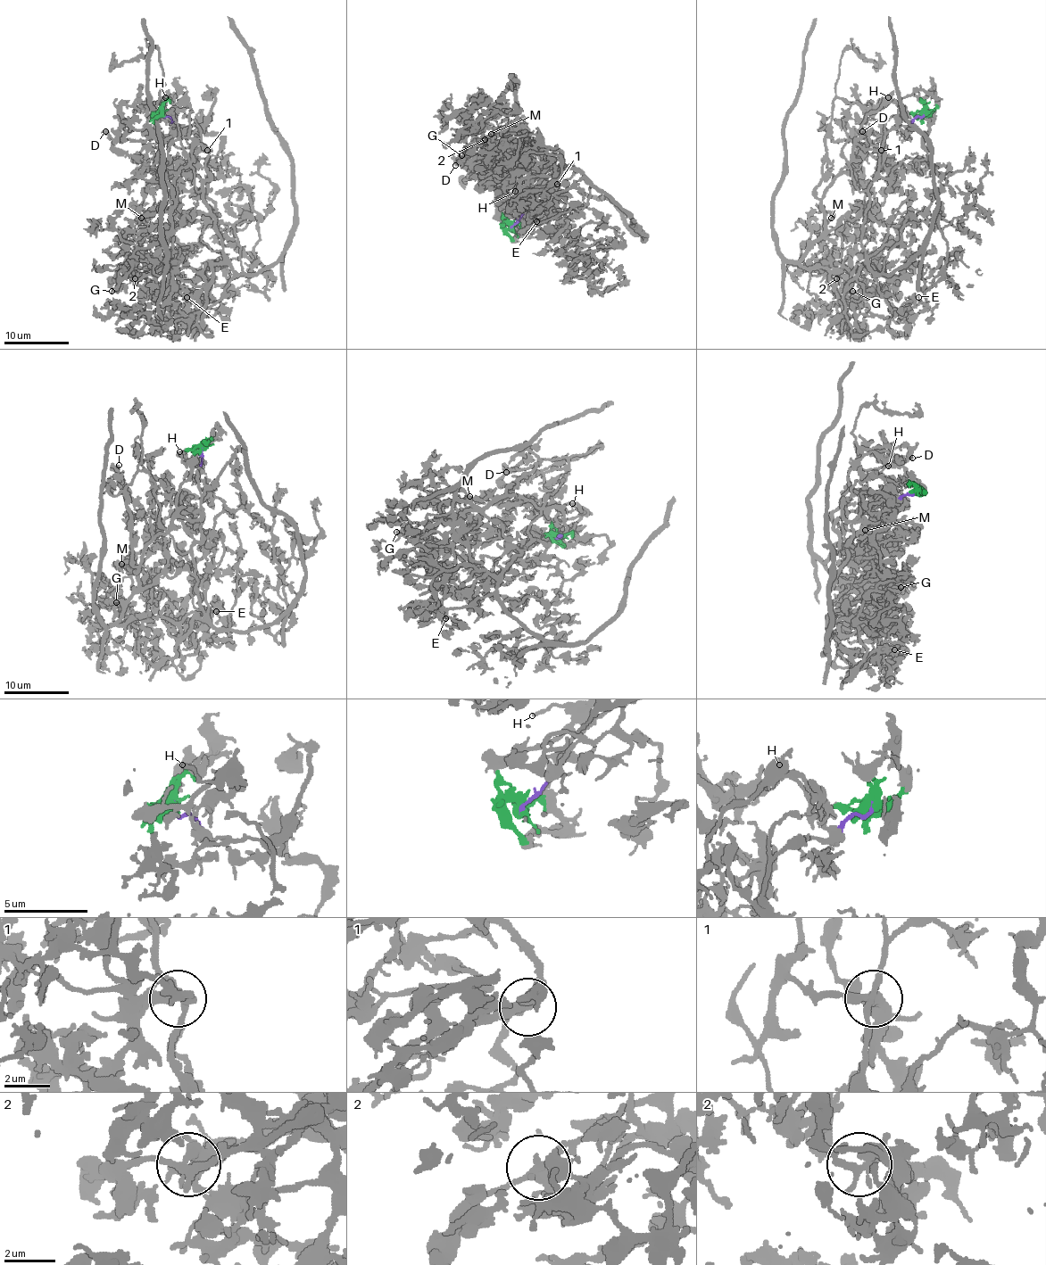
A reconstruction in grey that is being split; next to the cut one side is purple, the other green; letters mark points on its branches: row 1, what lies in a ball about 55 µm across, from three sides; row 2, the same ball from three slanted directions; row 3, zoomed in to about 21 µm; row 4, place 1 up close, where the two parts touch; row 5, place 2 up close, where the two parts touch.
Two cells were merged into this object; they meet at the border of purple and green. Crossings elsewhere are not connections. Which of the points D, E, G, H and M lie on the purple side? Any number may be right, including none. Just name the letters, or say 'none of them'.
E

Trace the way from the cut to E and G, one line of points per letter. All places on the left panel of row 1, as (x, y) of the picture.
E: (161, 114), (199, 130), (207, 150), (204, 203), (234, 276), (204, 311), (212, 316), (220, 310), (186, 296)
G: (161, 114), (152, 114), (186, 103), (191, 142), (191, 160), (175, 179), (167, 267), (123, 276), (112, 292)

